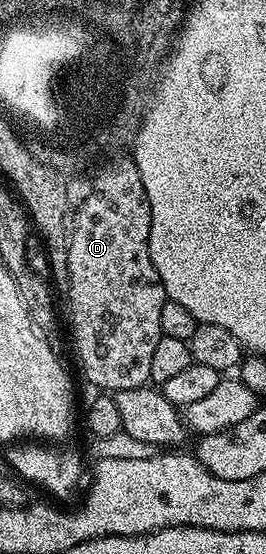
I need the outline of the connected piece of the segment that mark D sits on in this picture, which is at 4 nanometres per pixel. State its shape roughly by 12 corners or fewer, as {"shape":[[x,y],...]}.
{"shape":[[132,166],[69,237],[73,345],[101,391],[150,384],[166,301]]}

